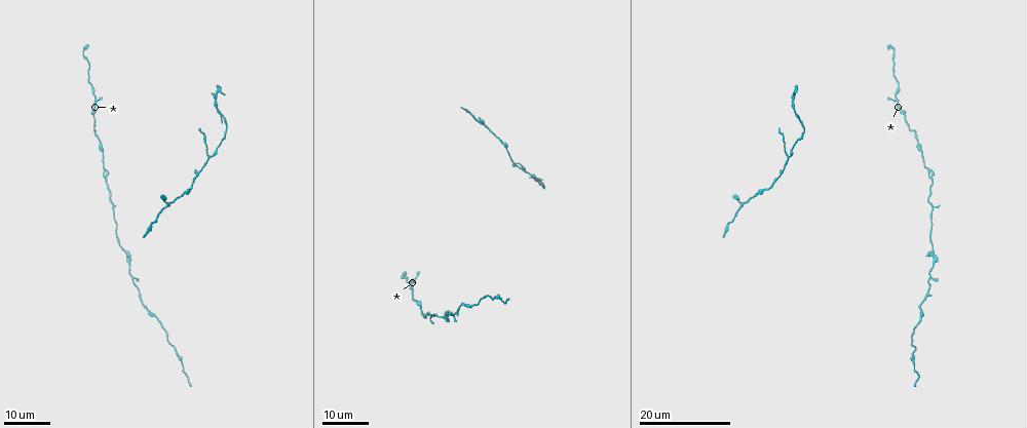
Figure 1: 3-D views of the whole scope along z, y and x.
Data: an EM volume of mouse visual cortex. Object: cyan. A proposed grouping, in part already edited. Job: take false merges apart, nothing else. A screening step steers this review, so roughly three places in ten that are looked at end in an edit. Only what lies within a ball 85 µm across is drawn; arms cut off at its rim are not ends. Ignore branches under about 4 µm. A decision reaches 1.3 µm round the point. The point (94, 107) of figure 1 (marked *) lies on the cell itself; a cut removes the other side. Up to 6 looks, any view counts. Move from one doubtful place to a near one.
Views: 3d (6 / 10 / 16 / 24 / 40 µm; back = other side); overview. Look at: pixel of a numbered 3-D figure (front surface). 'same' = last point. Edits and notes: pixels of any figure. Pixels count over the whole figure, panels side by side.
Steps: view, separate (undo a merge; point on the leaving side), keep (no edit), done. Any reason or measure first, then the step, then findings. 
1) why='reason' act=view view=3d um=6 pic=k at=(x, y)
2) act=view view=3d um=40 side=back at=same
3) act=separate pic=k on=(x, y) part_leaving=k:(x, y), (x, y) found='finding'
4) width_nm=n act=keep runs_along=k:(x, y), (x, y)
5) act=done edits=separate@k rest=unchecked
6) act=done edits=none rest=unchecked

why='arms part here' act=view view=3d um=24 pic=1 at=(895, 98)

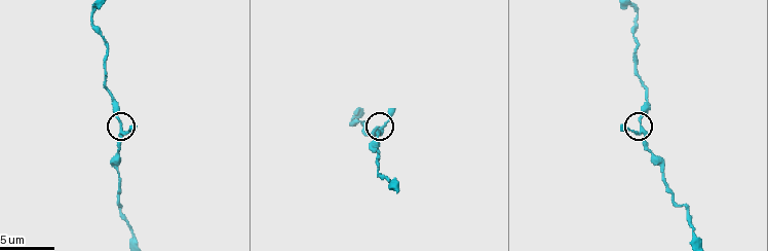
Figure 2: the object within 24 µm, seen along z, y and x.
act=view view=3d um=10 pic=2 at=(637, 133)

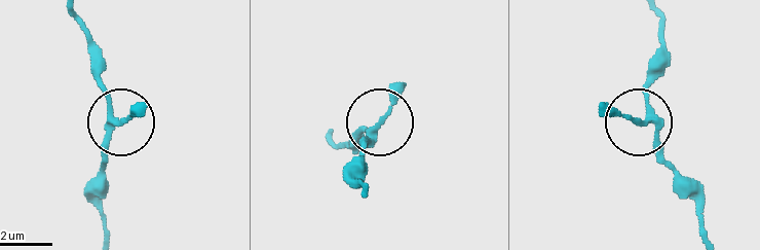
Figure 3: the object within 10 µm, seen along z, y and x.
why='from behind' act=view view=3d um=10 side=back pic=3 at=(373, 128)

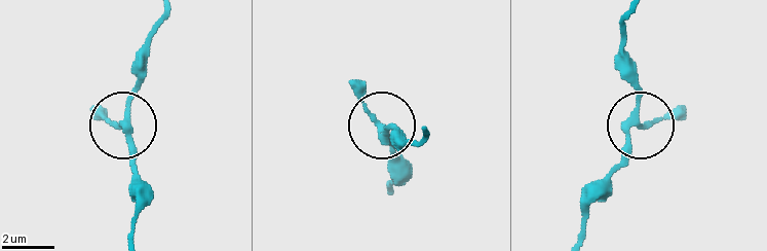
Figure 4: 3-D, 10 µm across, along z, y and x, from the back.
act=keep runs_along=4:(623, 157), (639, 124), (636, 63) found='continuous, no second cell'

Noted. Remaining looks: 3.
why='three arms meet' act=view view=3d um=24 pic=1 at=(527, 173)

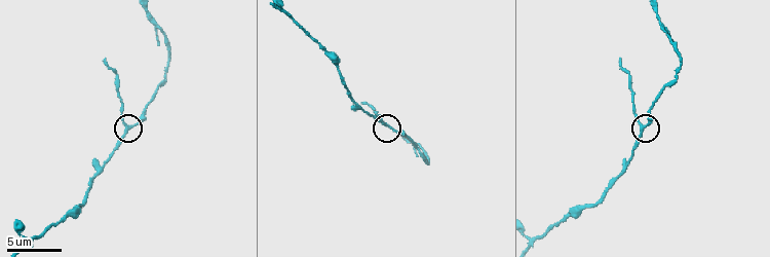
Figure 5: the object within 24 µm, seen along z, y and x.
act=view view=3d um=10 pic=5 at=(641, 129)

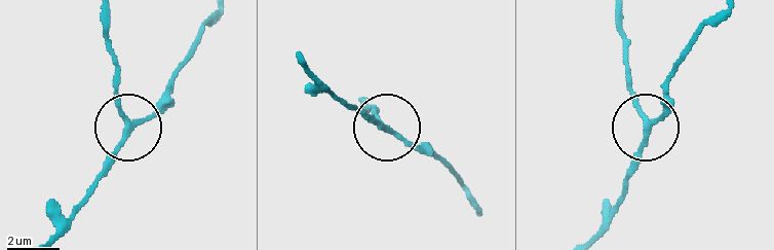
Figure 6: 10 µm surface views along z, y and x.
width_nm=170 act=separate pic=6 on=(113, 93) part_leaving=6:(124, 122), (105, 18) found='a second cell is stuck on'

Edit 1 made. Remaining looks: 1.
act=done edits=separate@6 rest=unchecked

